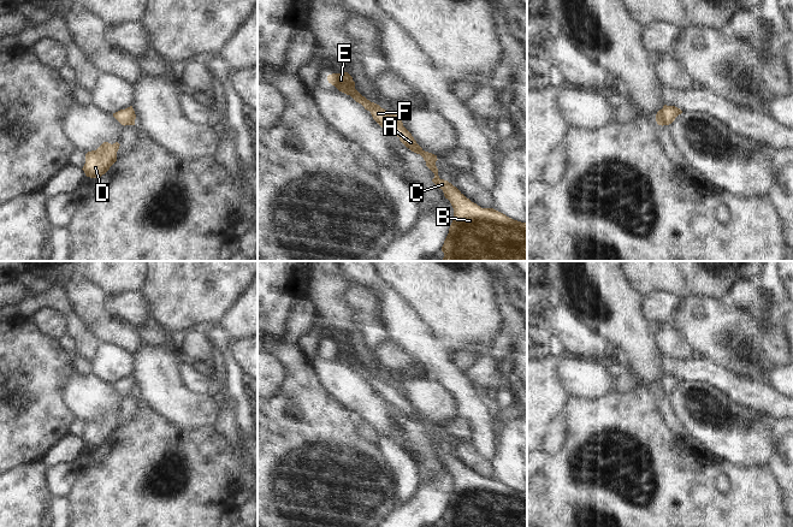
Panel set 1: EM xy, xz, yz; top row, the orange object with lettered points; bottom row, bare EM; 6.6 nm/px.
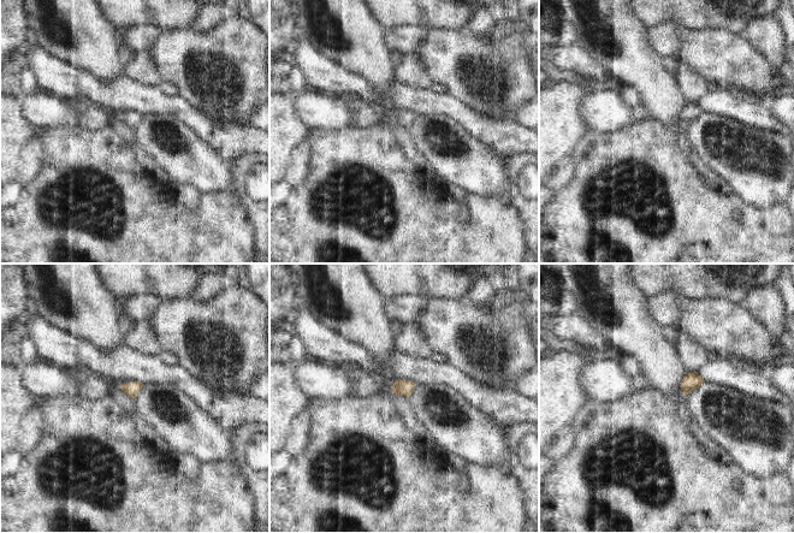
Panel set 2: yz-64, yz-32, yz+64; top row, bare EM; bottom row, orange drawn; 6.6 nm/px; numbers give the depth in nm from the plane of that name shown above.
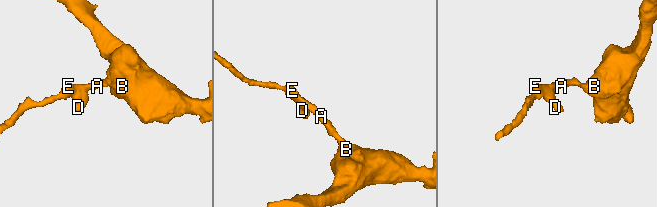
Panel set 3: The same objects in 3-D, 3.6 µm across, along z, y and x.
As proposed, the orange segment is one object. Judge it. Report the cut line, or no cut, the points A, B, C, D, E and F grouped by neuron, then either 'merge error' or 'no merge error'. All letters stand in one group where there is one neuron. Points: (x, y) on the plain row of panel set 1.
no cut | A B C D E F | no merge error

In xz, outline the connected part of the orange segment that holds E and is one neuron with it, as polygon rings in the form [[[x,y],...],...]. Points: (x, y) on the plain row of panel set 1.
[[[348,342],[329,344],[327,350],[369,380],[384,399],[420,424],[434,443],[432,451],[443,460],[454,478],[452,492],[442,516],[444,527],[527,527],[527,492],[514,490],[493,478],[481,478],[451,452],[440,449],[437,425],[425,421],[416,413],[396,381],[389,381],[362,366]]]

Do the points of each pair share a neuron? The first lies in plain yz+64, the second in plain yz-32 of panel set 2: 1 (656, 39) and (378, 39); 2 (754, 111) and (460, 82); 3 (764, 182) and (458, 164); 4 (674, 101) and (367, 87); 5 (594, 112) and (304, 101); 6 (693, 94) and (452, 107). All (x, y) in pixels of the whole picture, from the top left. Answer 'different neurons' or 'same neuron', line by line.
1: different neurons
2: different neurons
3: same neuron
4: different neurons
5: same neuron
6: different neurons

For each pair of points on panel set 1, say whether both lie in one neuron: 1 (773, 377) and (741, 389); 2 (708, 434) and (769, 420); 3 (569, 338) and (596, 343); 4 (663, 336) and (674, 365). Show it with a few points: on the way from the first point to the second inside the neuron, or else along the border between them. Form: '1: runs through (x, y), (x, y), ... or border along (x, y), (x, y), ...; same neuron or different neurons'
1: border along (765, 380), (780, 394); different neurons
2: runs through (723, 432), (753, 432); same neuron
3: runs through (575, 338), (581, 343), (590, 343); same neuron
4: border along (660, 350), (670, 357), (691, 359); different neurons

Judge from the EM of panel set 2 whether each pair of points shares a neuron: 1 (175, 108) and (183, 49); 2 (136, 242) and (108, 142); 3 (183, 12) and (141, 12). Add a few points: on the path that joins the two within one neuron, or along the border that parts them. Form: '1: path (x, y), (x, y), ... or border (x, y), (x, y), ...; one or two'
1: border (177, 95), (199, 113); two
2: path (113, 217), (113, 190), (108, 167); one
3: path (172, 12), (152, 12); one

